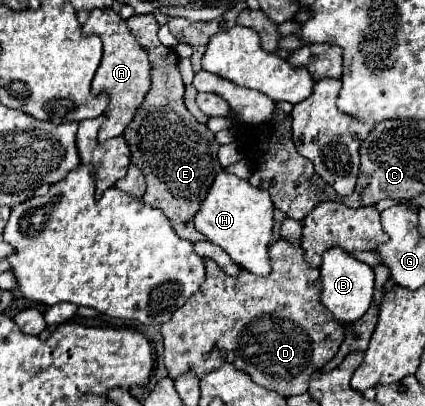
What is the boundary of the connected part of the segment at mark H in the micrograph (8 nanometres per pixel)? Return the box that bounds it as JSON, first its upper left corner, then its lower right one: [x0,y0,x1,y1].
[195,172,273,276]

